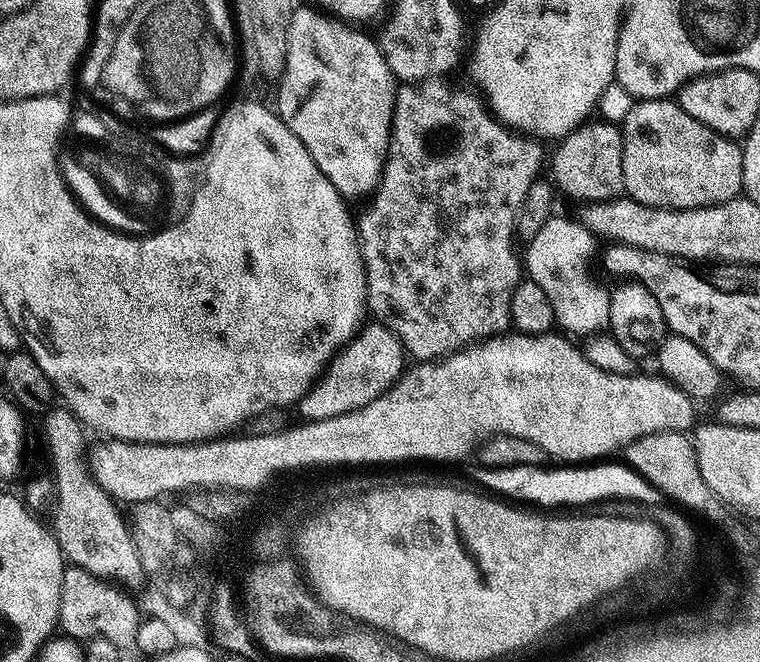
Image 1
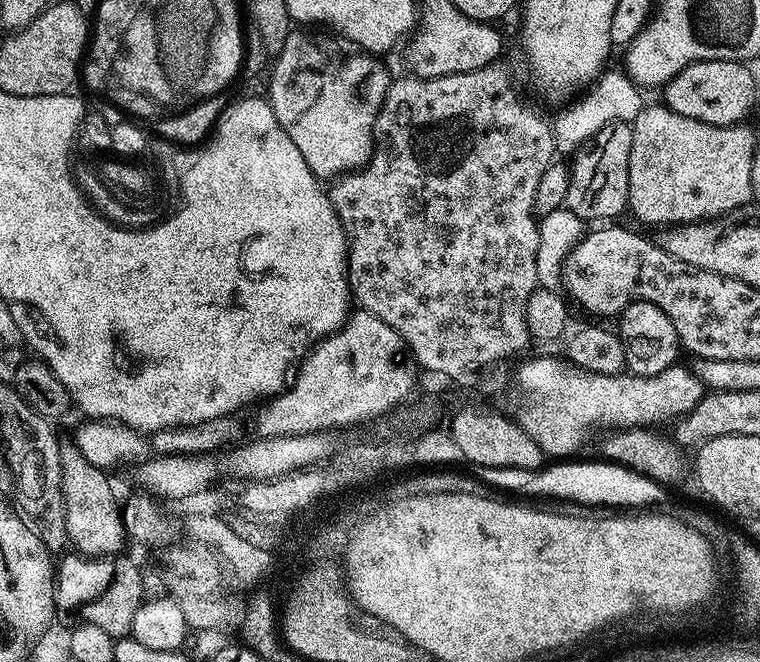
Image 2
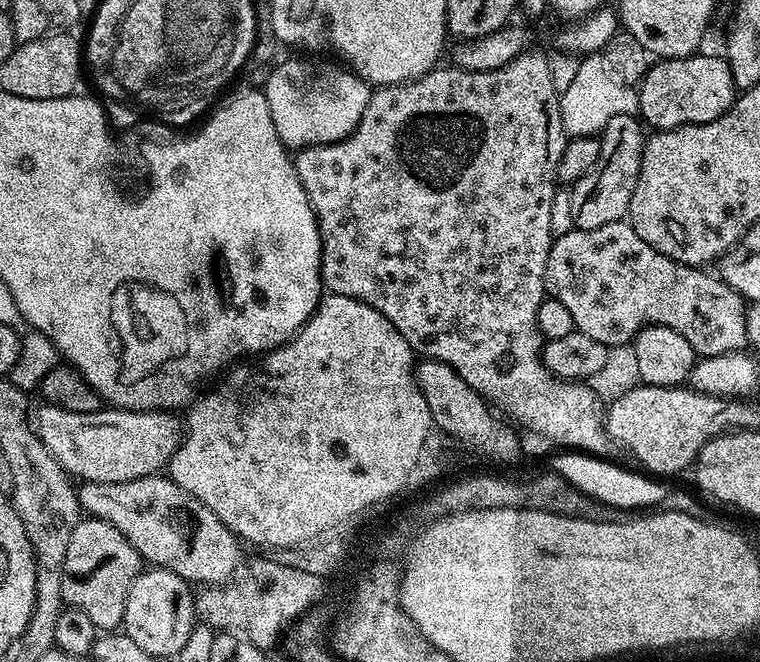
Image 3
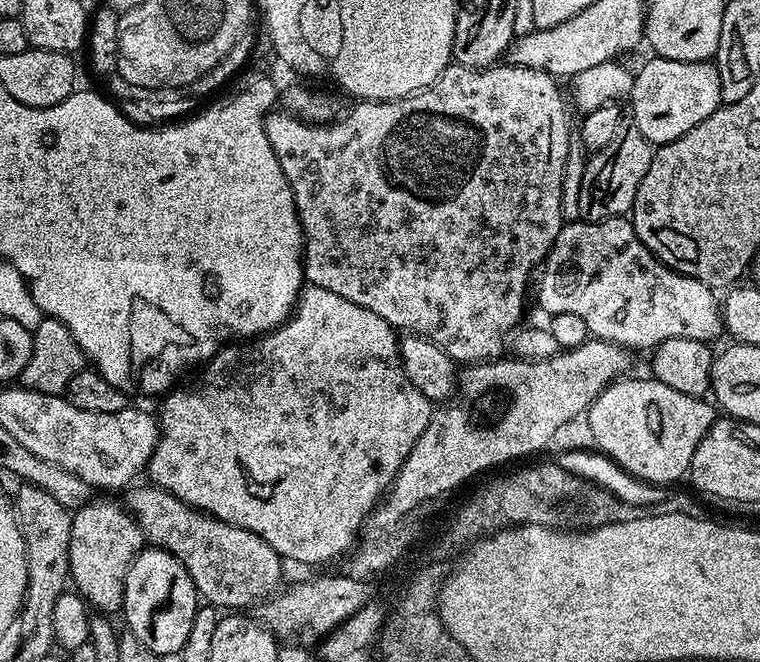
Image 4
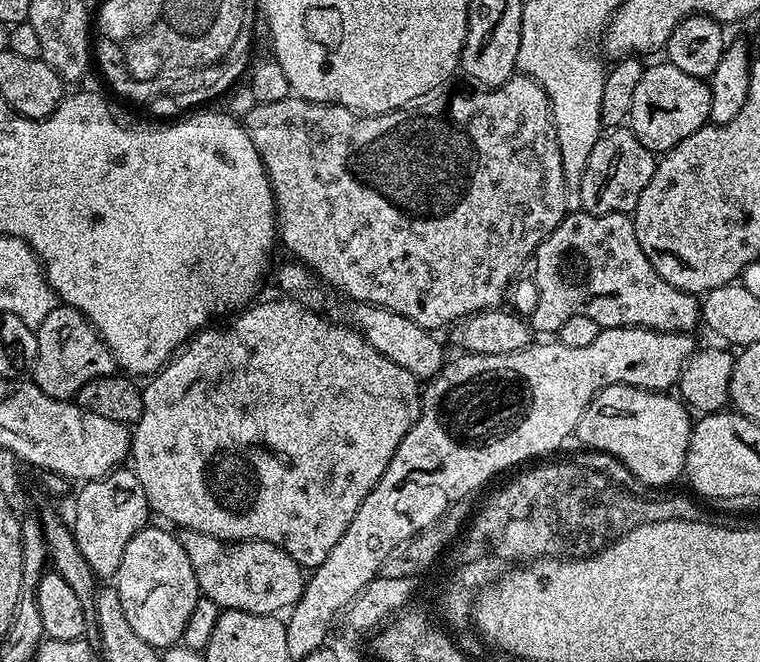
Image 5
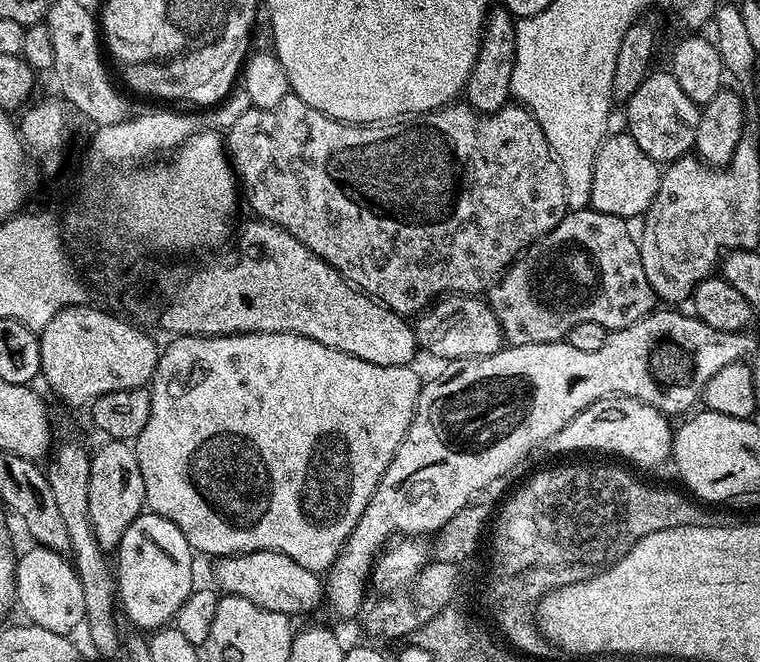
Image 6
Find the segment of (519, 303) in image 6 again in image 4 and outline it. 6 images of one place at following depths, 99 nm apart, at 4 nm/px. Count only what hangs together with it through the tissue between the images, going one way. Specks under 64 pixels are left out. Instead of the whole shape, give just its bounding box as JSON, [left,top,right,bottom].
[539,216,724,350]

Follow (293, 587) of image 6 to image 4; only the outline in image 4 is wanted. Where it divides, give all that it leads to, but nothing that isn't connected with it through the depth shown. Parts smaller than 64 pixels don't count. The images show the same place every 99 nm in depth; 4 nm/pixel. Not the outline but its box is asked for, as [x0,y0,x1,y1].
[126,486,285,610]

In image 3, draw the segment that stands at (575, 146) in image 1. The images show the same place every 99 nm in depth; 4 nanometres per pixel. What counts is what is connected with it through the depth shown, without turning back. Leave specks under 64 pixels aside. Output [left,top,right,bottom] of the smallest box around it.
[570,114,646,230]

